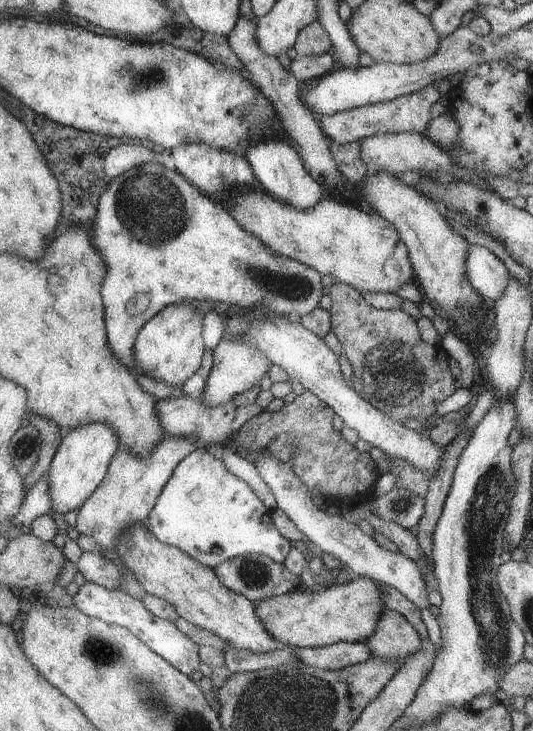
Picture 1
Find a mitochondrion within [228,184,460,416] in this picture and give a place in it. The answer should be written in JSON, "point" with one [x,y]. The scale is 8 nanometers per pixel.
{"point":[392,371]}

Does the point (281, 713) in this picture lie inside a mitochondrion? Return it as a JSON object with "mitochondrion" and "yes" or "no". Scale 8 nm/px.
{"mitochondrion":"yes"}

